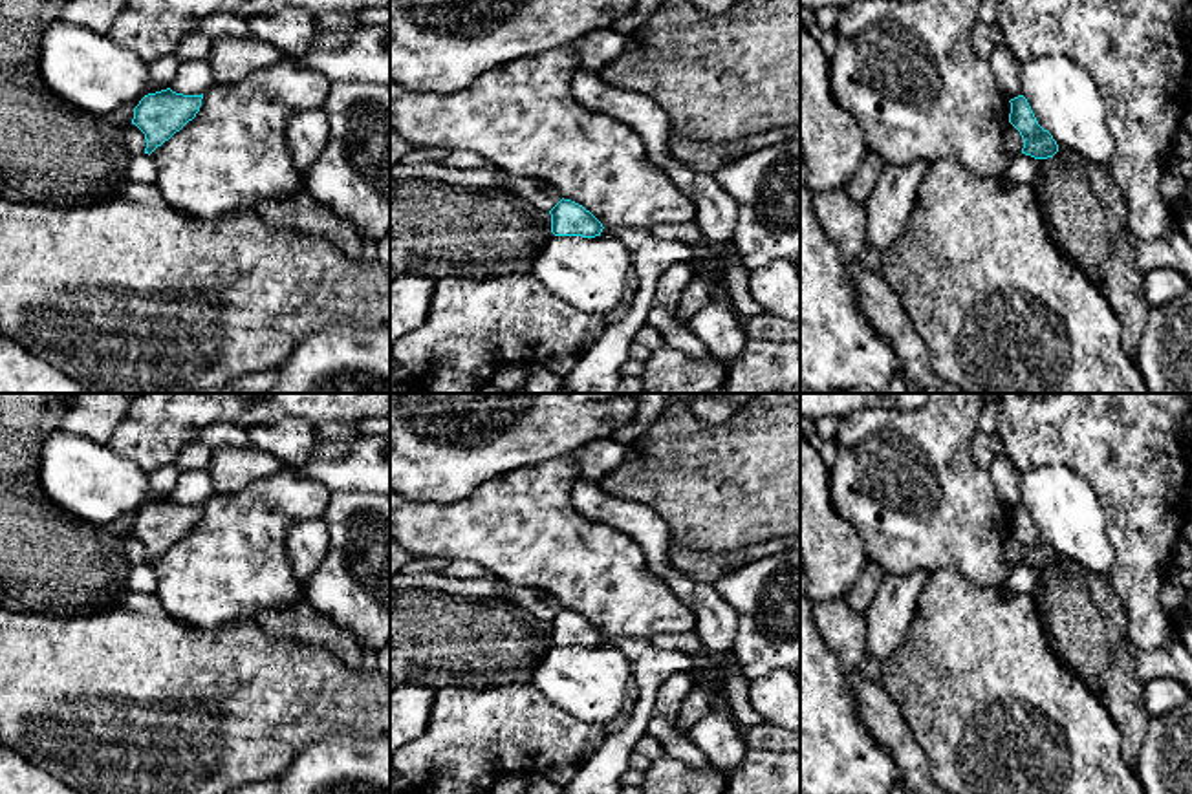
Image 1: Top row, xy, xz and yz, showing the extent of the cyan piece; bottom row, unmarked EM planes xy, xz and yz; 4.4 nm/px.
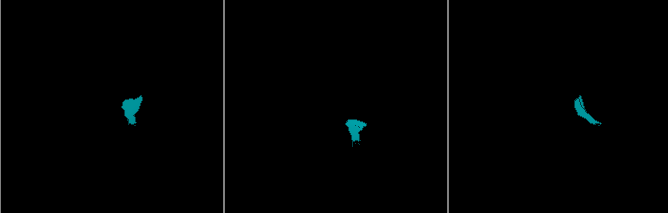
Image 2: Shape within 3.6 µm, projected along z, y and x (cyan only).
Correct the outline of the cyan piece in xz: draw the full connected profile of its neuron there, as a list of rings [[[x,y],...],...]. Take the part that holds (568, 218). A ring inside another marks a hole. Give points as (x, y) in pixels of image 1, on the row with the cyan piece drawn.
[[[560,199],[551,210],[551,232],[555,236],[595,238],[602,232],[602,223],[582,205]]]

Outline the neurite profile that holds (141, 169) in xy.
[[[141,154],[130,159],[126,168],[126,179],[130,183],[154,183],[156,176],[156,163],[148,154]]]

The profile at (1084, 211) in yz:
[[[1060,146],[1053,157],[1038,159],[1038,177],[1031,183],[1047,234],[1066,258],[1078,265],[1086,278],[1104,295],[1122,324],[1122,346],[1135,360],[1137,344],[1150,313],[1135,249],[1130,241],[1128,201],[1113,181],[1110,168],[1093,165],[1071,148]]]

